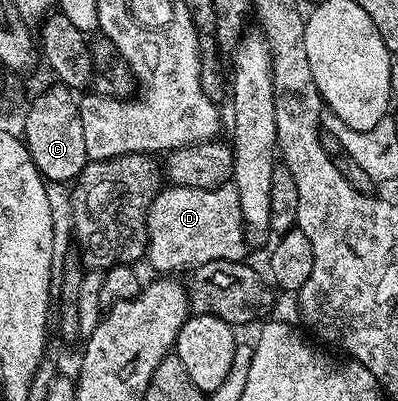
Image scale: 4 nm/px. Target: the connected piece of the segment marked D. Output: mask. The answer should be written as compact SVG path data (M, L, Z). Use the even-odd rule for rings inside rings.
M223 184L211 190L189 190L183 186L160 189L147 212L146 230L145 257L158 272L185 271L216 260L241 262L248 253L246 233L242 231L240 200L232 184Z

